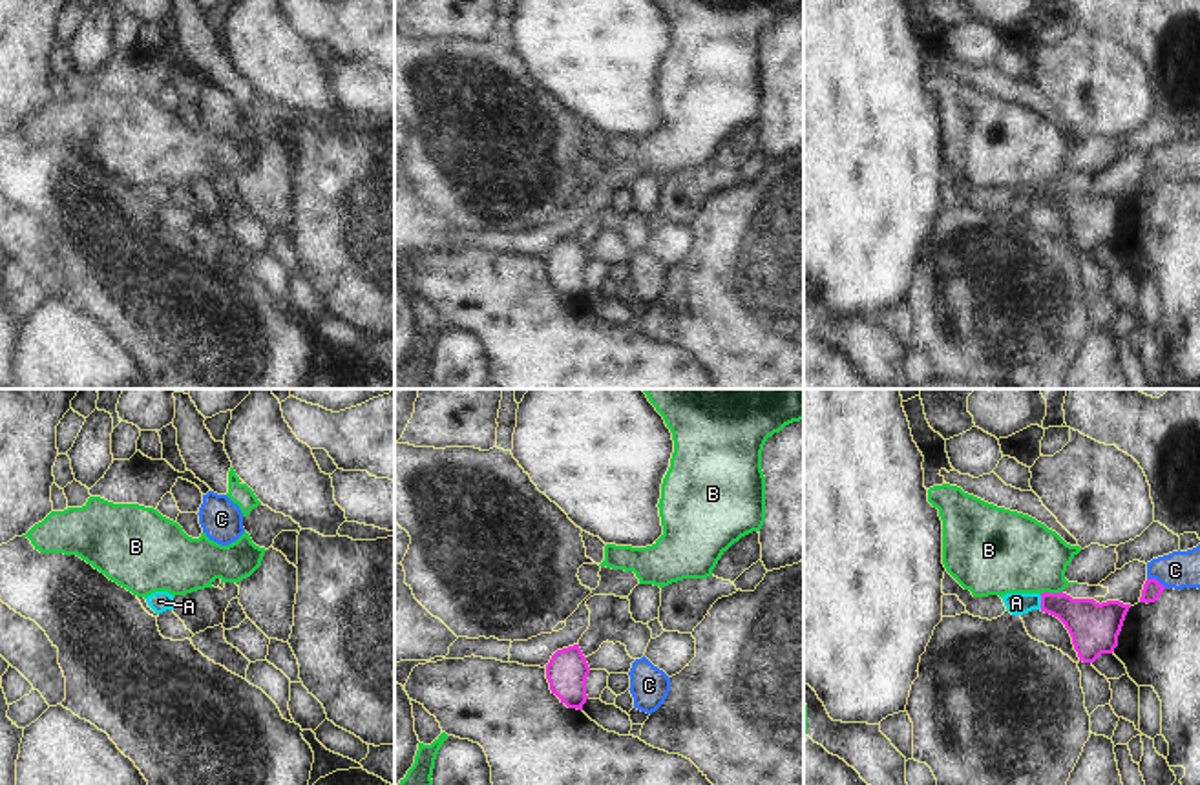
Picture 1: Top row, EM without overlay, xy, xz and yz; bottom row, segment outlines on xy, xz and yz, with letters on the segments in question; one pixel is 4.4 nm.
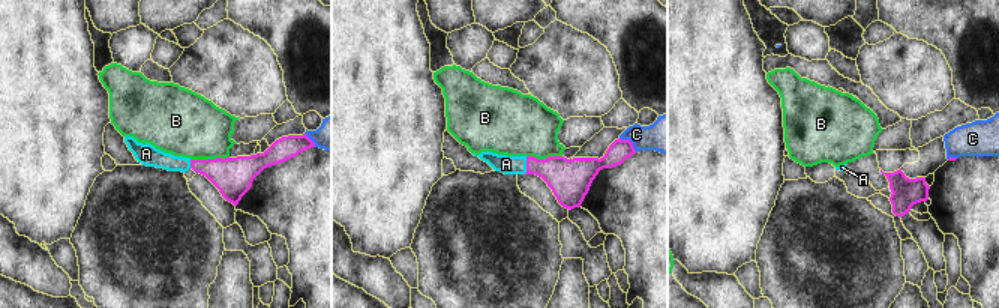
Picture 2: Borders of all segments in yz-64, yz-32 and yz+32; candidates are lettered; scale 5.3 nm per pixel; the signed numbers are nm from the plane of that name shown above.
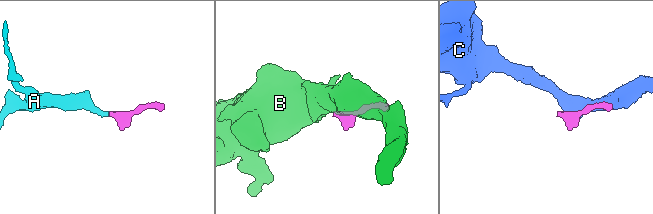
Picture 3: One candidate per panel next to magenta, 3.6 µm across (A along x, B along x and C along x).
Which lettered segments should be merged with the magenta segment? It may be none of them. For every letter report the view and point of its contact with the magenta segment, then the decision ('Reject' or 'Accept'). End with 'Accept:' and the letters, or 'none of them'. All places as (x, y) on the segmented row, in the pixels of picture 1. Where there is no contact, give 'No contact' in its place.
A: Touches magenta at yz (1042, 603). Accept
B: Touches magenta at yz (1051, 594). Reject
C: Touches magenta at yz (1157, 581). Reject
Accept: A

